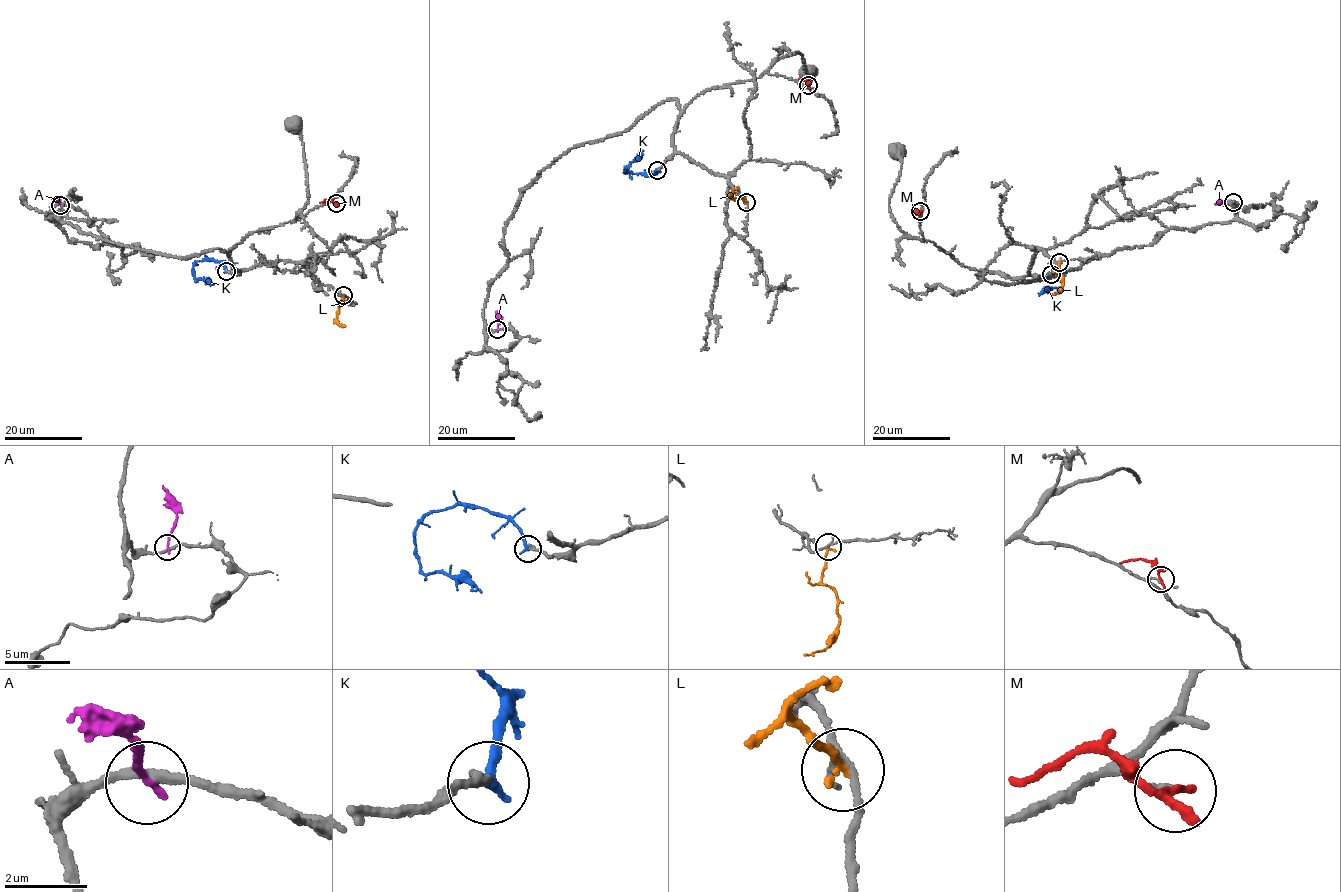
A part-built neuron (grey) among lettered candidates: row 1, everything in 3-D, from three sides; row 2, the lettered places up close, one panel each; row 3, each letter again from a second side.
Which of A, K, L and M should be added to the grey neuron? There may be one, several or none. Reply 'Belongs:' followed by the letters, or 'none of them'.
Belongs: K

